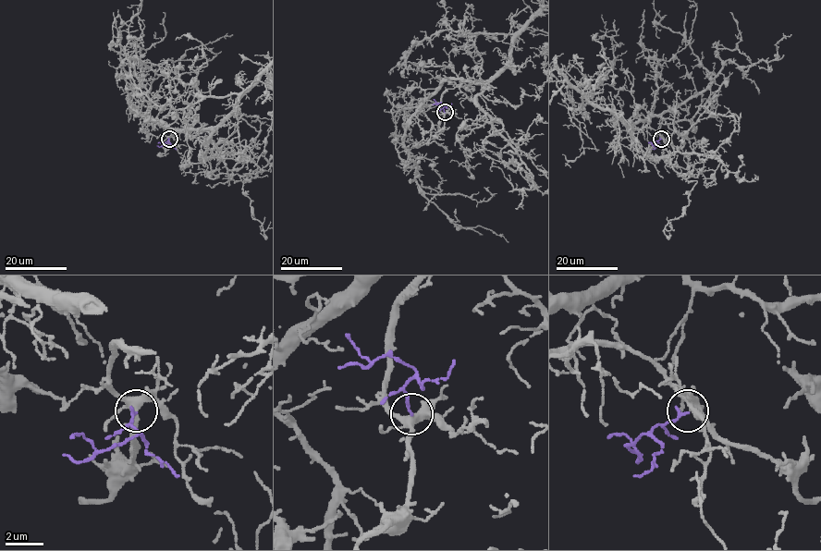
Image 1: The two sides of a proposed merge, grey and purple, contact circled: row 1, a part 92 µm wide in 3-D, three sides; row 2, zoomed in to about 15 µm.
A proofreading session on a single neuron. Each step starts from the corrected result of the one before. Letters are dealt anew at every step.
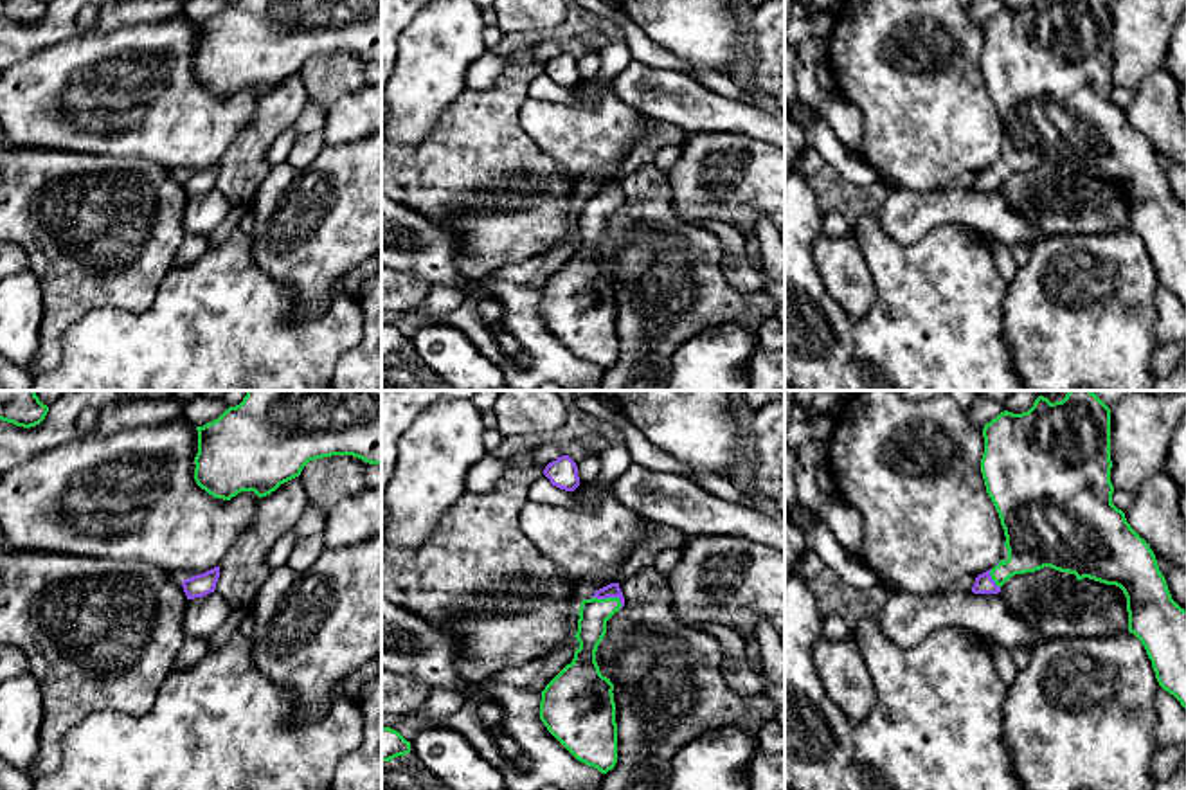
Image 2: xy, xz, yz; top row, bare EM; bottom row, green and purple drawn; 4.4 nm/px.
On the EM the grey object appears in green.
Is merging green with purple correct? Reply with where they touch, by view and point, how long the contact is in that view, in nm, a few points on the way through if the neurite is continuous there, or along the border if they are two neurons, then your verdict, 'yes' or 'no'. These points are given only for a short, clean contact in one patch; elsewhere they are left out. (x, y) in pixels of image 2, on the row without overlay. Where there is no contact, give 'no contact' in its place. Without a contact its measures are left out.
meets green in xz at (607, 195); contact 160 nm long; runs through xz (594, 209), (607, 195), (610, 188); yes

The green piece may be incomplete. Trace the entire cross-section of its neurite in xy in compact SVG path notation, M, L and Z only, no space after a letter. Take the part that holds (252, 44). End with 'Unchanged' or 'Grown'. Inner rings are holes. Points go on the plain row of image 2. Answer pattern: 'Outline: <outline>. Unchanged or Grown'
Outline: M239 0L196 27L194 77L209 92L223 97L241 88L254 88L259 95L266 94L299 74L310 58L322 54L353 52L369 61L382 61L382 0Z. Unchanged

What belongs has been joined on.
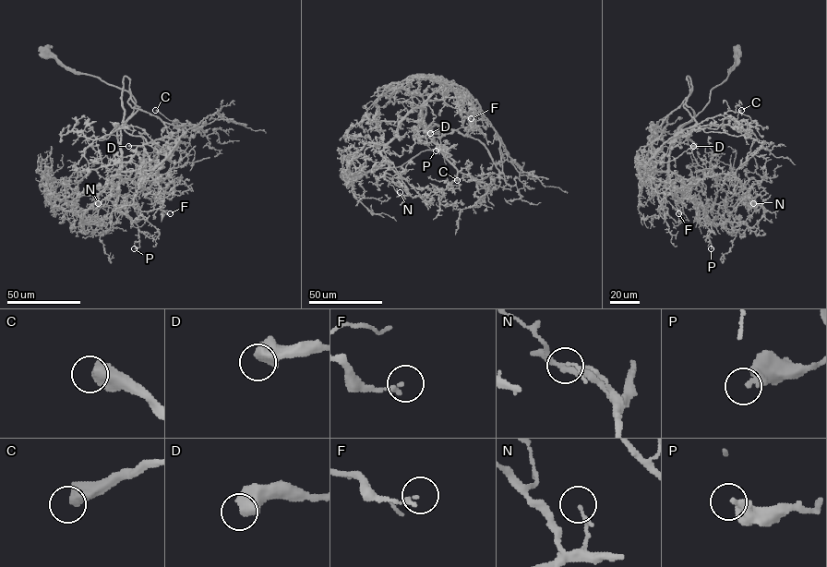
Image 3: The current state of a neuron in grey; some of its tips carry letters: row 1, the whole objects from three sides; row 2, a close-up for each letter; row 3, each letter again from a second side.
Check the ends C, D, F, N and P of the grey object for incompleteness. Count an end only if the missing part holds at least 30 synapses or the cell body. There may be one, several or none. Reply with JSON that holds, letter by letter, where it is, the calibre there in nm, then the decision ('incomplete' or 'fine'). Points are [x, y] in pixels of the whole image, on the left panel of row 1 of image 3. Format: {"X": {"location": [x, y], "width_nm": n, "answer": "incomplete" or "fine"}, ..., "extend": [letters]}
{"C": {"location": [155, 110], "width_nm": 600, "answer": "fine"}, "D": {"location": [128, 146], "width_nm": 650, "answer": "fine"}, "F": {"location": [170, 213], "width_nm": 150, "answer": "fine"}, "N": {"location": [98, 203], "width_nm": 120, "answer": "fine"}, "P": {"location": [134, 248], "width_nm": 400, "answer": "fine"}, "extend": []}

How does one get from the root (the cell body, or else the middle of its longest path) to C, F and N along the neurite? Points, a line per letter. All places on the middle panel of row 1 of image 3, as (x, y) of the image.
C: (347, 176), (437, 149), (430, 133), (440, 127), (434, 123), (478, 139), (499, 172), (457, 180)
F: (347, 176), (437, 149), (421, 105), (438, 90), (461, 90), (469, 102), (458, 103), (461, 115), (471, 118)
N: (347, 176), (400, 166), (437, 149), (422, 108), (405, 116), (381, 150), (409, 194), (400, 192)

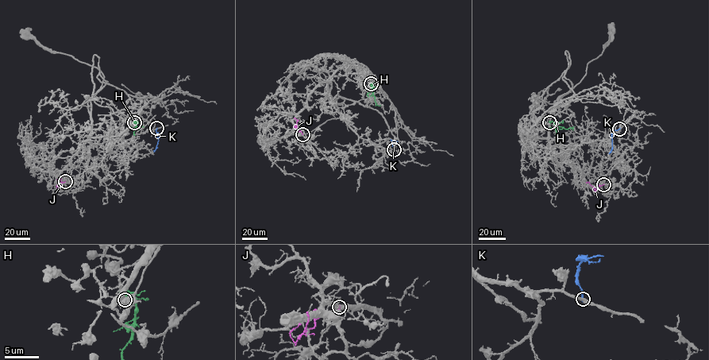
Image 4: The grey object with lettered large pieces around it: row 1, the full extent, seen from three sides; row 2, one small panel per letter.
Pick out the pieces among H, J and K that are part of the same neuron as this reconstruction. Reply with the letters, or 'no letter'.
H

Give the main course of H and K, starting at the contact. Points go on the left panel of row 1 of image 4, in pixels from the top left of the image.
H: (134, 122), (138, 129), (144, 126)
K: (156, 128), (158, 139), (153, 152)

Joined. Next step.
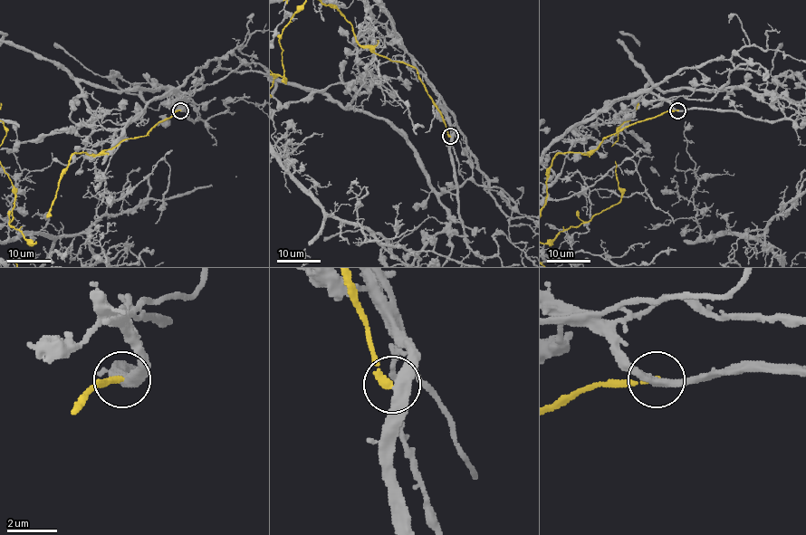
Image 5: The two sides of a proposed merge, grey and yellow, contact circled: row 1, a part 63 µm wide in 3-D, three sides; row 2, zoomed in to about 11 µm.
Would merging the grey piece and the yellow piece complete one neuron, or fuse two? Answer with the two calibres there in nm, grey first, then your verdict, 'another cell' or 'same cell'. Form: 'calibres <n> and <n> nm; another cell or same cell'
calibres 380 and 260 nm; another cell

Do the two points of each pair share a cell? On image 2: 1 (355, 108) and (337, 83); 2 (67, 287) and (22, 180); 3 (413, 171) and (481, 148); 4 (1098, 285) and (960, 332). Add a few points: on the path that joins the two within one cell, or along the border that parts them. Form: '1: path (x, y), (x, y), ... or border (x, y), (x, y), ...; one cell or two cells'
1: border (362, 87), (342, 94), (324, 112); two cells
2: path (63, 260), (45, 233), (45, 207); one cell
3: path (429, 171), (456, 171), (465, 164); one cell
4: border (1005, 285), (1003, 341), (1012, 359); two cells

